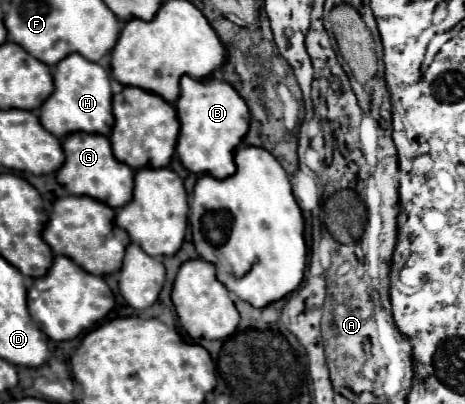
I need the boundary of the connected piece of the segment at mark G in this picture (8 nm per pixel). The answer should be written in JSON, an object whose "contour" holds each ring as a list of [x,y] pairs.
{"contour":[[[72,133],[62,139],[62,149],[64,149],[66,161],[56,171],[56,181],[70,195],[88,195],[92,199],[106,203],[112,209],[122,207],[122,203],[130,199],[130,187],[134,187],[134,181],[132,181],[134,169],[114,159],[108,137],[92,135],[92,133]]]}

